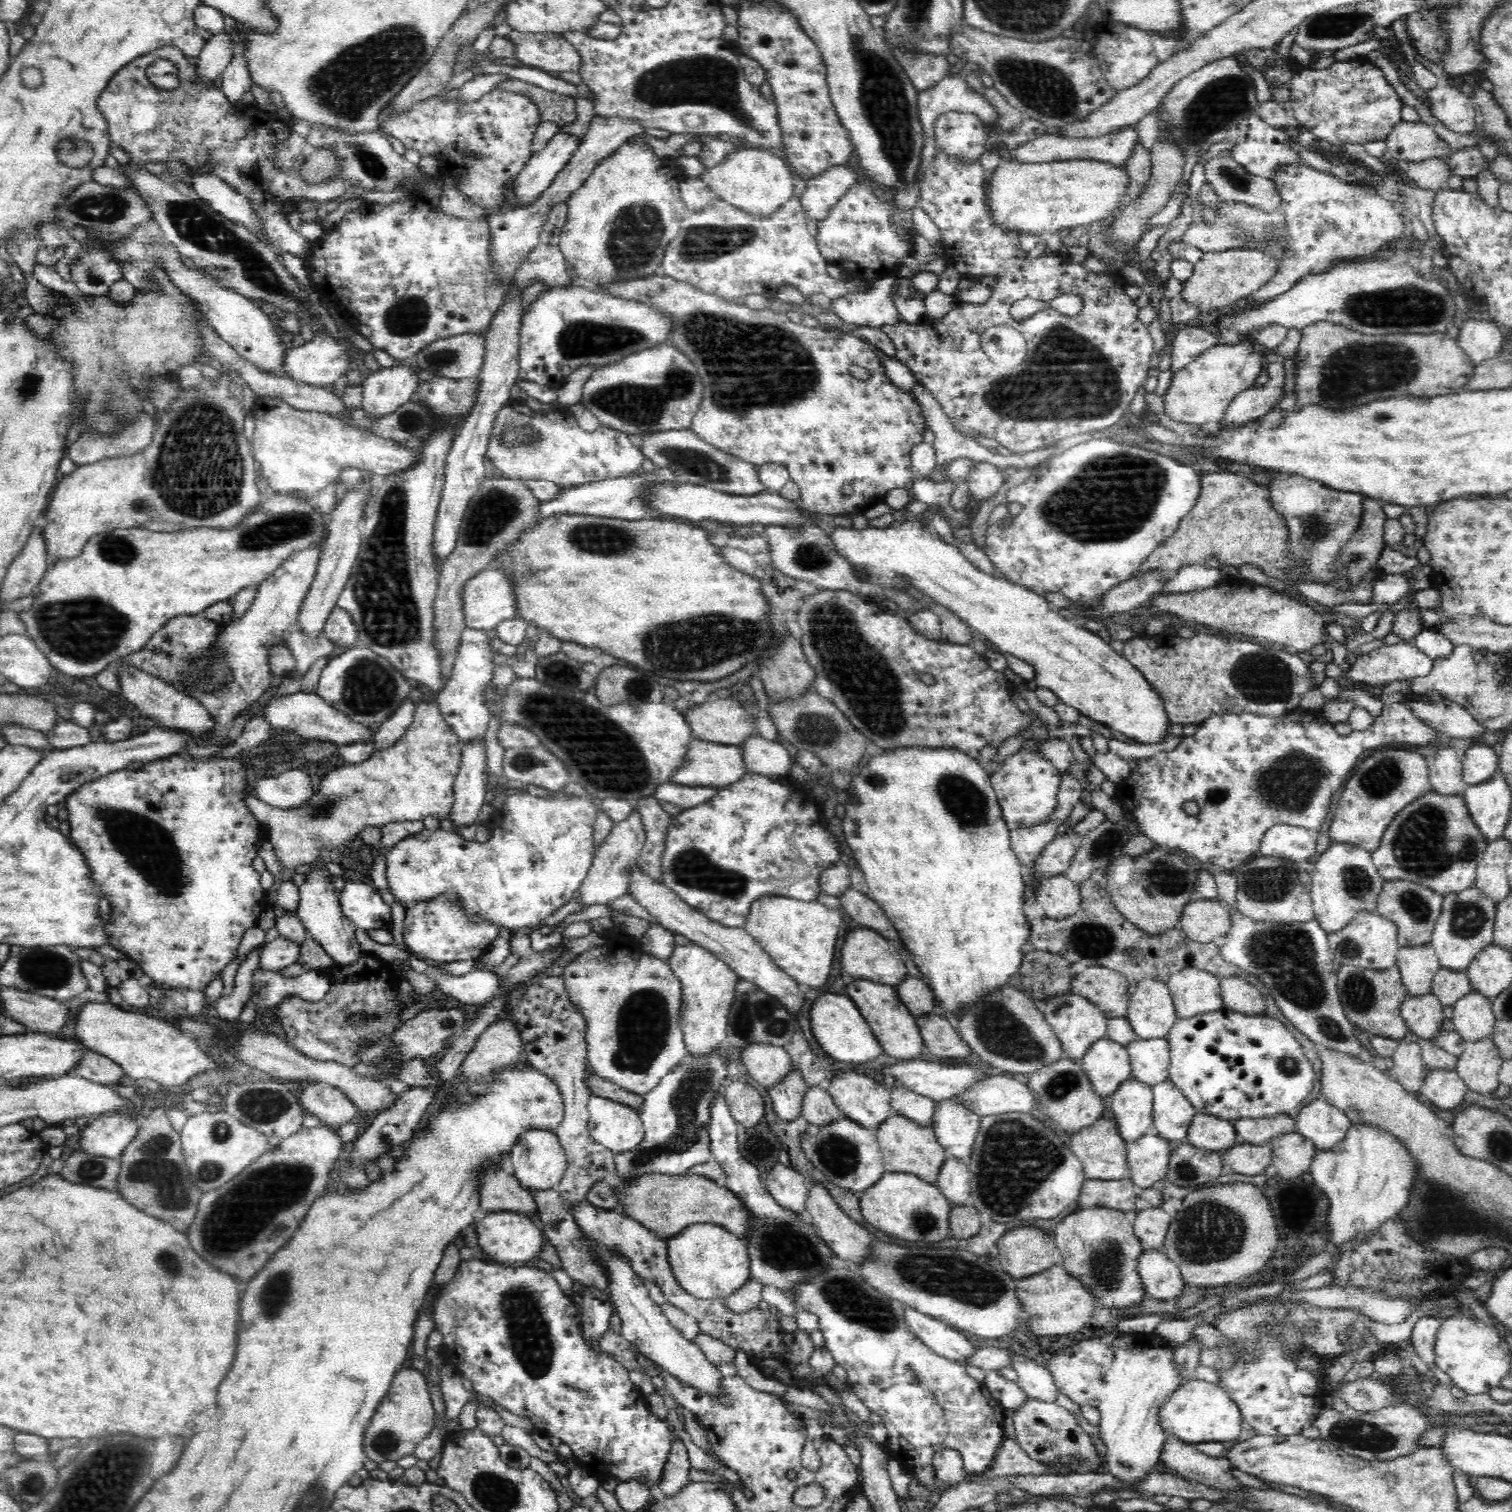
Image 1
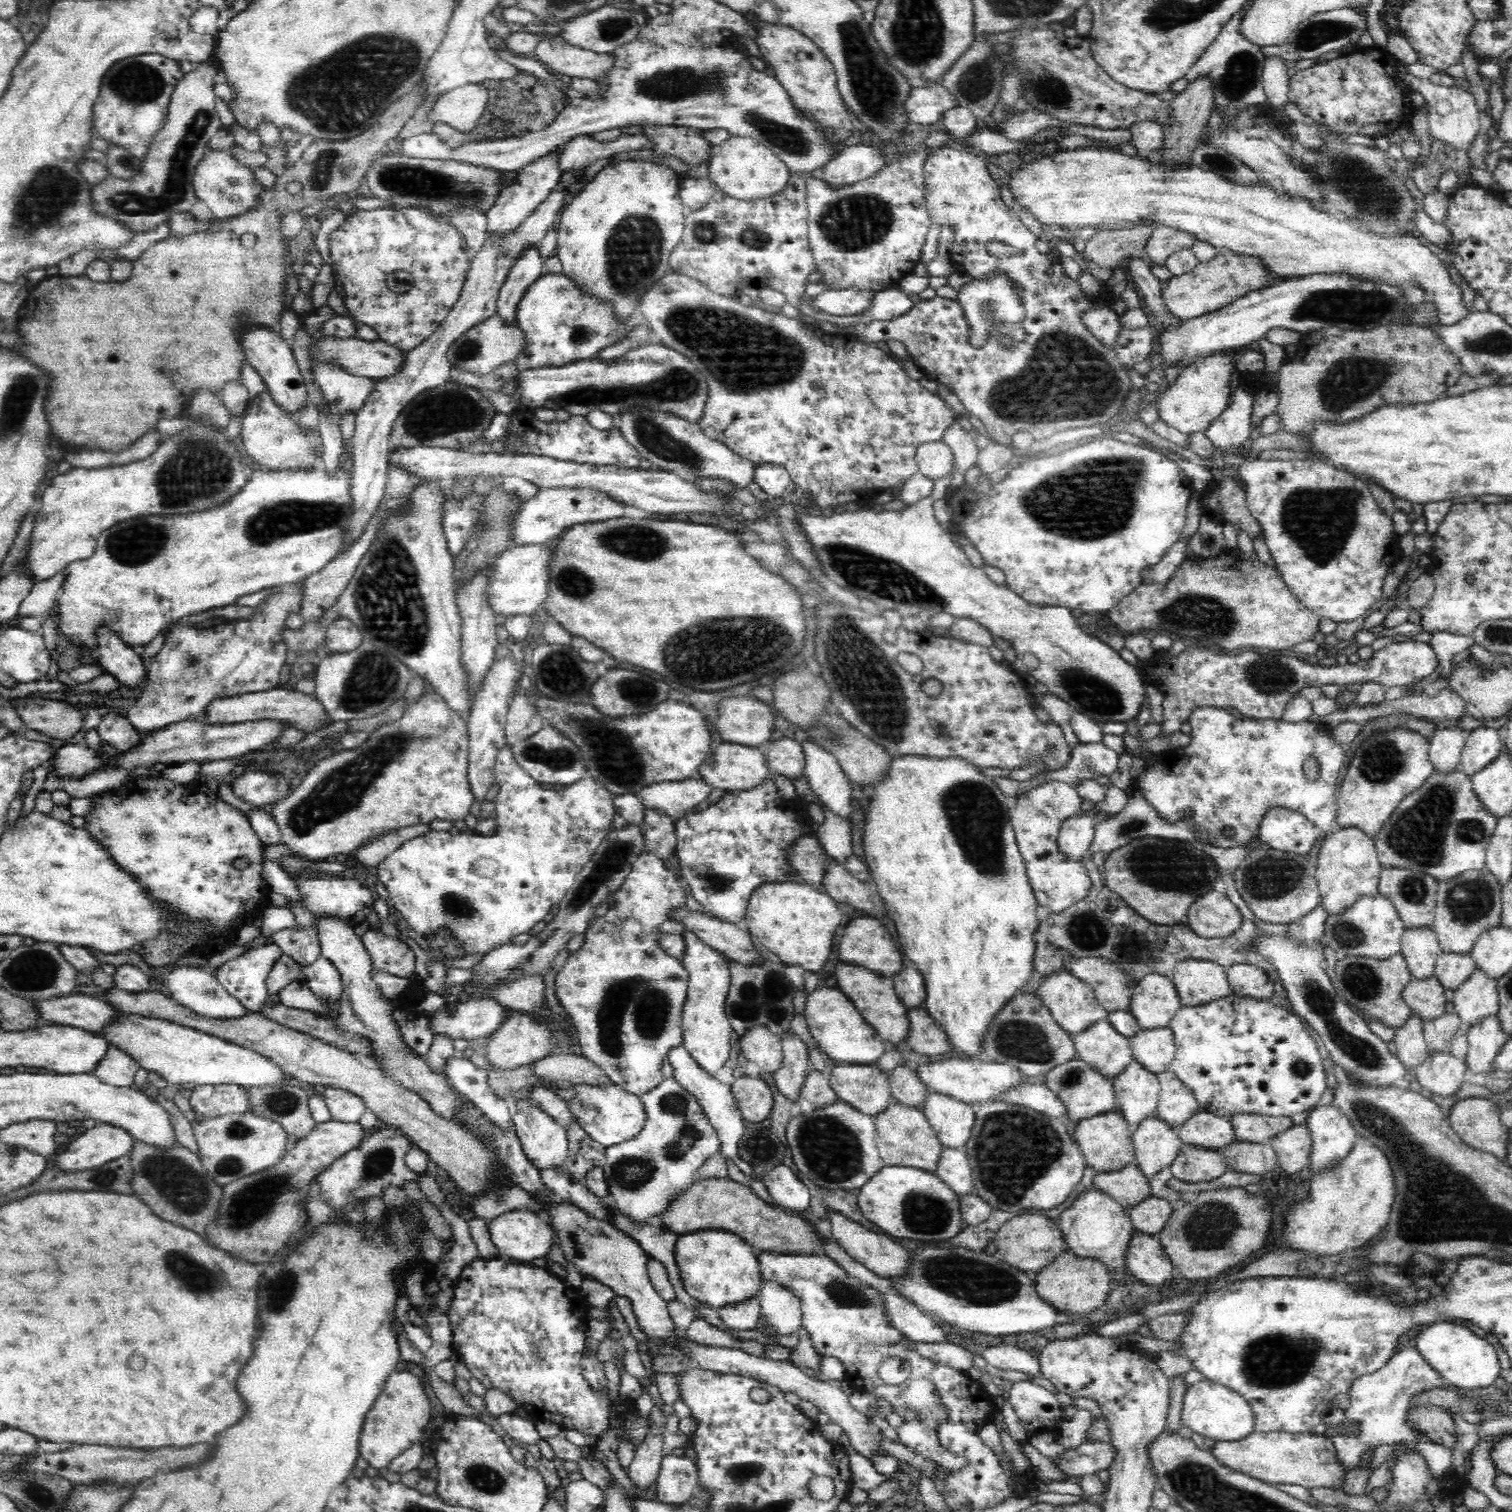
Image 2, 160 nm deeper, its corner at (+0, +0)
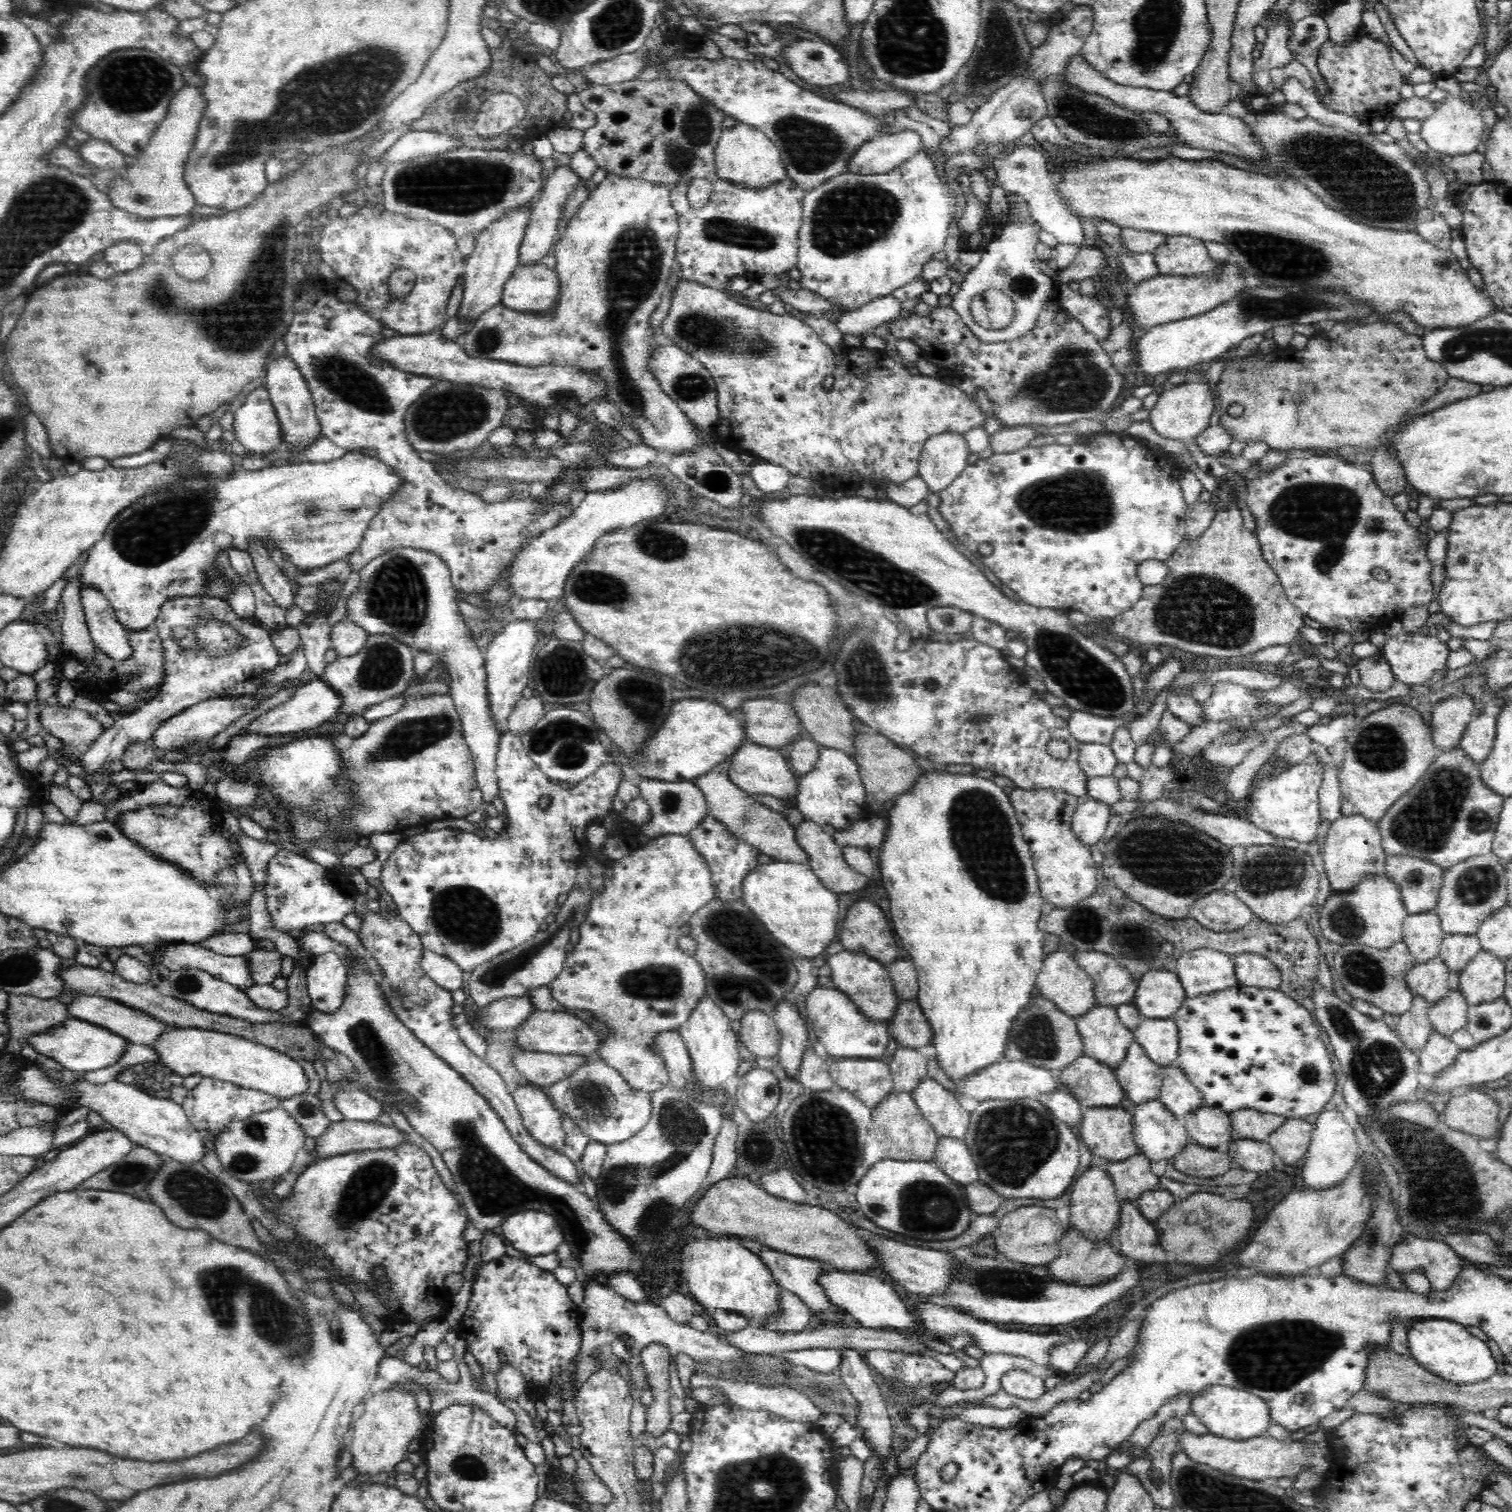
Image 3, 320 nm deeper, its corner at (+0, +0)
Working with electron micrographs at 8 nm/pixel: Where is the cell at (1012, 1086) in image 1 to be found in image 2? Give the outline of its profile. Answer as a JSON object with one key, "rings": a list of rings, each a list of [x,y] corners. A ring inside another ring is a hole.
{"rings":[[[1042,1081],[1035,1084],[1025,1083],[1015,1090],[1000,1094],[996,1098],[996,1102],[1008,1102],[1009,1104],[1032,1108],[1057,1120],[1066,1118],[1067,1114],[1067,1109],[1064,1108],[1062,1100],[1059,1100],[1058,1096],[1051,1092],[1050,1088],[1047,1088]]]}

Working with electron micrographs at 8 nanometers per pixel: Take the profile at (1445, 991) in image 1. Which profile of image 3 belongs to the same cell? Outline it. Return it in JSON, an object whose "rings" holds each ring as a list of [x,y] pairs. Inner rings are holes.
{"rings":[[[1443,935],[1440,957],[1448,965],[1448,970],[1461,971],[1465,964],[1482,949],[1478,935]]]}

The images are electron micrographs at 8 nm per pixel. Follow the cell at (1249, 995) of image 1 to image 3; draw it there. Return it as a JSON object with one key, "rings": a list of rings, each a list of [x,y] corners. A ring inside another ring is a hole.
{"rings":[[[1247,952],[1230,955],[1230,959],[1242,986],[1276,990],[1281,985],[1282,973],[1266,957]]]}

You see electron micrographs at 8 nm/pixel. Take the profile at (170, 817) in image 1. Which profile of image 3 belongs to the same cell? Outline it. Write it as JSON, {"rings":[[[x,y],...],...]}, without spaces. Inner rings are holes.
{"rings":[[[144,806],[138,810],[124,812],[120,820],[120,830],[124,835],[150,850],[152,855],[160,856],[174,865],[178,865],[195,880],[204,883],[206,887],[214,884],[214,874],[230,864],[234,864],[240,854],[238,842],[236,850],[226,842],[222,834],[226,834],[220,828],[220,822],[210,818],[210,812],[204,810],[190,810],[190,808],[168,808],[168,806]],[[176,820],[176,824],[170,824]]]}

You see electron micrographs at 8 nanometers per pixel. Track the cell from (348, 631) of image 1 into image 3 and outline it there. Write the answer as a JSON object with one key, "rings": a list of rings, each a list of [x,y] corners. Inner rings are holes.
{"rings":[[[344,620],[331,631],[331,648],[336,651],[338,657],[357,654],[366,646],[369,633],[350,620]]]}

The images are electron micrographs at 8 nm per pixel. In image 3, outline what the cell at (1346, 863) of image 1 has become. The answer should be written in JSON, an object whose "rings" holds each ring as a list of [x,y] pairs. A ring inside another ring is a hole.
{"rings":[[[1362,815],[1340,816],[1333,820],[1326,834],[1321,853],[1325,868],[1324,886],[1336,894],[1352,891],[1366,876],[1383,876],[1386,873],[1387,854],[1382,847],[1378,825]]]}

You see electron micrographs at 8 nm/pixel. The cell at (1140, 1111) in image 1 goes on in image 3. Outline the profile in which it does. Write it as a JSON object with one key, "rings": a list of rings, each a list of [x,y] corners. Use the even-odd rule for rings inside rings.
{"rings":[[[1134,1041],[1115,1074],[1121,1088],[1134,1106],[1160,1098],[1163,1068],[1146,1055],[1142,1045]]]}

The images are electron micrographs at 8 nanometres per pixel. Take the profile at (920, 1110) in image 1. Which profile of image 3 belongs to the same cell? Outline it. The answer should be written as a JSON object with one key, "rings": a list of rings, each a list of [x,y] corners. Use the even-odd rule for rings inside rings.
{"rings":[[[898,1046],[894,1054],[886,1058],[893,1073],[893,1092],[912,1094],[928,1074],[926,1060],[918,1049]]]}

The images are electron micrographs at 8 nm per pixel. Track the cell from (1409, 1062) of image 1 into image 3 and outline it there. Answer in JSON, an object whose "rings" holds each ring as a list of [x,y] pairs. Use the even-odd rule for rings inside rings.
{"rings":[[[1416,995],[1408,1011],[1399,1016],[1398,1024],[1394,1028],[1400,1035],[1402,1044],[1412,1052],[1421,1050],[1433,1033],[1428,1013],[1426,1013],[1428,1007],[1426,999]]]}

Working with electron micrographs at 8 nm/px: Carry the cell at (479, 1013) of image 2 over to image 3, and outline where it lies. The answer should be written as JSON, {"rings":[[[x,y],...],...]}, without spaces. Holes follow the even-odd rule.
{"rings":[[[513,996],[486,1004],[486,1008],[480,1008],[479,1013],[474,1018],[469,1018],[469,1021],[478,1020],[479,1014],[479,1022],[486,1028],[495,1033],[503,1033],[520,1028],[522,1022],[526,1022],[526,1018],[534,1011],[534,1003],[528,997]]]}

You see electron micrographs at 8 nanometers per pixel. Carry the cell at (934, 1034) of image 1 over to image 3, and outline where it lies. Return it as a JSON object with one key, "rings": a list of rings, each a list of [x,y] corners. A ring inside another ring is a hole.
{"rings":[[[900,1000],[887,1027],[891,1038],[894,1038],[902,1047],[918,1049],[933,1042],[930,1023],[916,1000]]]}

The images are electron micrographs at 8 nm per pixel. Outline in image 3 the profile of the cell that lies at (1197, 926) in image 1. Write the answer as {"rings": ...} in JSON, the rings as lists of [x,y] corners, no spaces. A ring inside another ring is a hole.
{"rings":[[[1228,888],[1195,899],[1190,914],[1200,925],[1216,932],[1238,930],[1256,918],[1253,910]]]}

